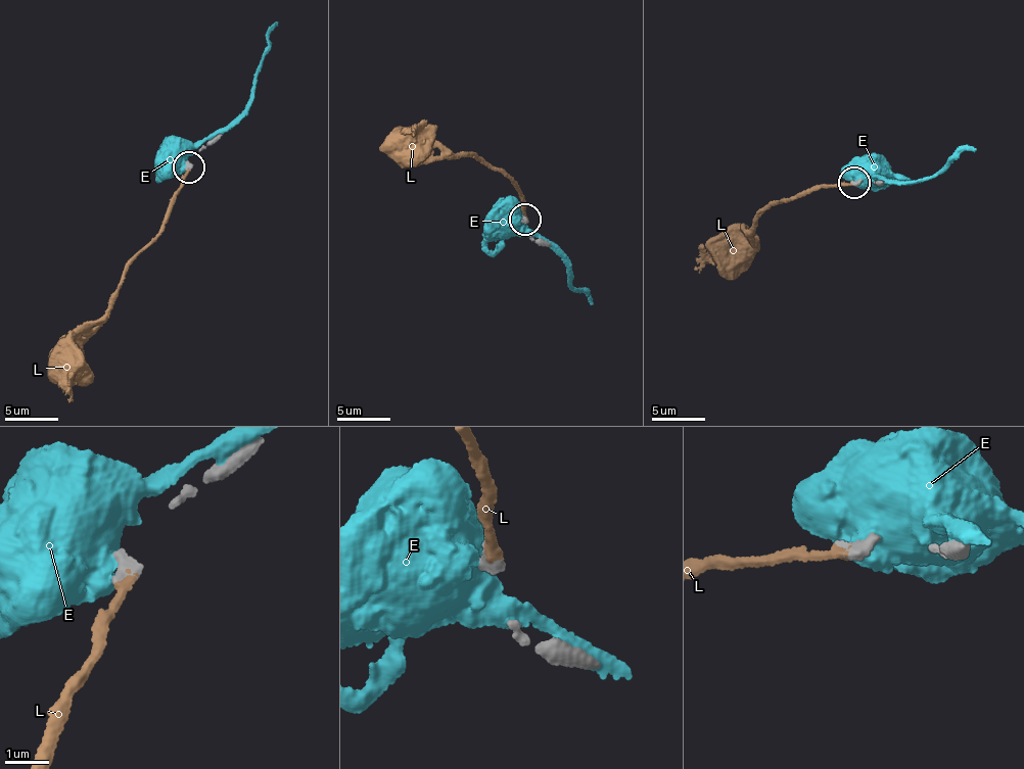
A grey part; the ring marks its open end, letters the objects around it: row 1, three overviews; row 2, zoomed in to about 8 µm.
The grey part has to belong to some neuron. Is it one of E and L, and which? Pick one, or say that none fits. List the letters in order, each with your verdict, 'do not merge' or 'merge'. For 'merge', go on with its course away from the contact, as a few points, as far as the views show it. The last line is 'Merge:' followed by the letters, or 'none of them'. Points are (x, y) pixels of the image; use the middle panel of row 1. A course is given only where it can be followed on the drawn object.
E: do not merge
L: merge | via (524, 219), (521, 189), (511, 177), (471, 155), (449, 159), (415, 150)
Merge: L

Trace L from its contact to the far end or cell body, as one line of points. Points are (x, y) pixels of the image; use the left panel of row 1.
L: (188, 167), (160, 234), (131, 261), (107, 315), (81, 338), (78, 358)

